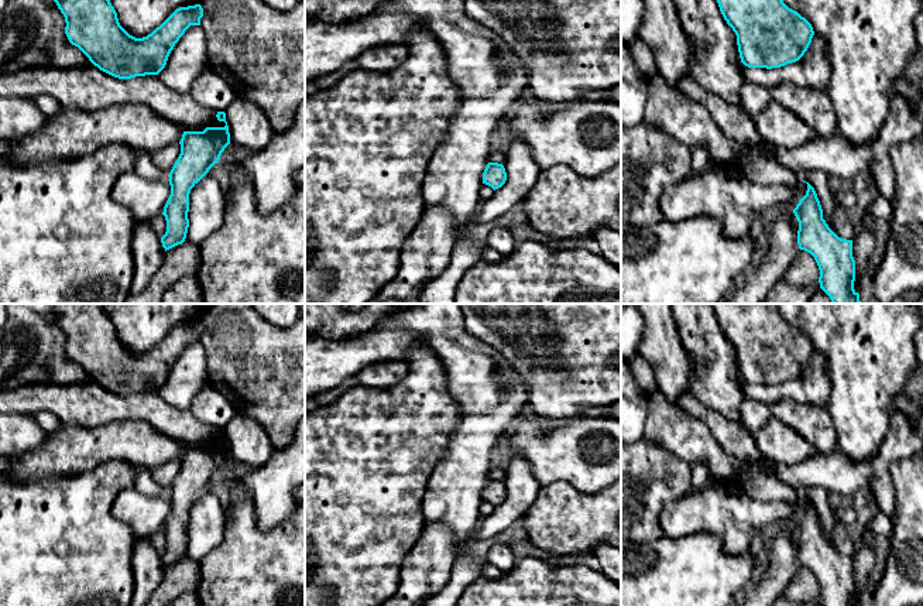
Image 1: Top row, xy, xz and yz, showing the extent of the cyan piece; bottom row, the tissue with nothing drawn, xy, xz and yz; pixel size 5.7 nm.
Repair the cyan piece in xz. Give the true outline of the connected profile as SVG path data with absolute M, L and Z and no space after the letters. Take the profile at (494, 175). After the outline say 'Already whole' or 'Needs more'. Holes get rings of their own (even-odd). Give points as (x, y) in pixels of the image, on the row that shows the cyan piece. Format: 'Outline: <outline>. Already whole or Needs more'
Outline: M488 162L483 172L483 184L491 186L494 191L501 188L507 181L507 172L502 164Z. Already whole

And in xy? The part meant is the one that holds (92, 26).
Outline: M54 0L65 17L65 34L100 71L119 78L158 75L167 65L175 44L191 25L200 25L200 4L176 8L159 27L143 38L130 35L119 23L110 0Z. Already whole

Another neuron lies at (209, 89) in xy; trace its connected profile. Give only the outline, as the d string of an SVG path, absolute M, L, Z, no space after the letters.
M210 66L198 75L189 93L199 105L215 112L224 112L236 100L230 85Z

